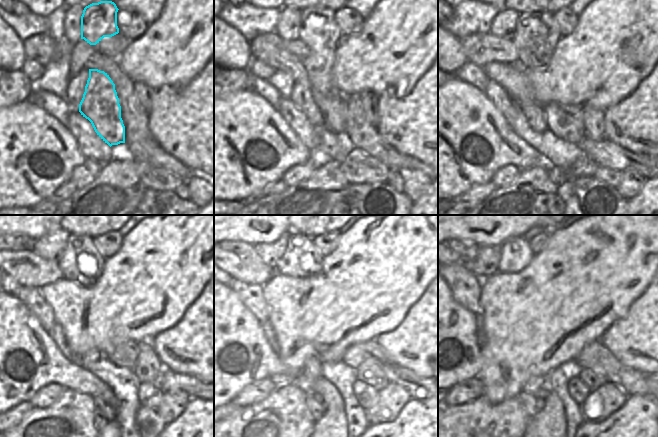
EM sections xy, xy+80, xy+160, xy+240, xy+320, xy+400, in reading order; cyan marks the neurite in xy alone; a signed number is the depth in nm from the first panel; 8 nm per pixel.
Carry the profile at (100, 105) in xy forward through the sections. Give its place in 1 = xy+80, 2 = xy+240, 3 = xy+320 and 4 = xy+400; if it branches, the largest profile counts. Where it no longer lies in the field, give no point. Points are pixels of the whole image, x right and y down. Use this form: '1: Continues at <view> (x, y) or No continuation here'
1: Continues at xy+80 (318, 30)
2: Continues at xy+240 (76, 244)
3: Continues at xy+320 (298, 245)
4: Continues at xy+400 (516, 254).

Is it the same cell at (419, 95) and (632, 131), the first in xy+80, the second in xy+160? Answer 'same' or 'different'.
same

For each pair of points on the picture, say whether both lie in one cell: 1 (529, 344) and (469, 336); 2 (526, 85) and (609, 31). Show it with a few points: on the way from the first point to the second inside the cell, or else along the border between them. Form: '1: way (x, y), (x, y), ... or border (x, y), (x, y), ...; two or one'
1: border (481, 347), (482, 367), (479, 370); two
2: way (547, 85), (558, 82), (588, 52); one

